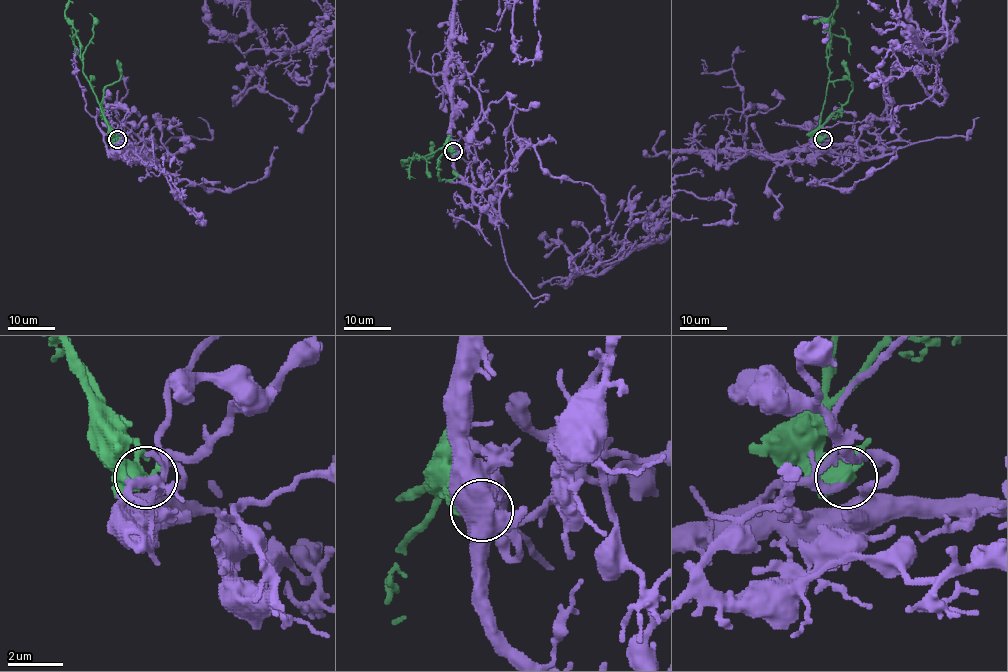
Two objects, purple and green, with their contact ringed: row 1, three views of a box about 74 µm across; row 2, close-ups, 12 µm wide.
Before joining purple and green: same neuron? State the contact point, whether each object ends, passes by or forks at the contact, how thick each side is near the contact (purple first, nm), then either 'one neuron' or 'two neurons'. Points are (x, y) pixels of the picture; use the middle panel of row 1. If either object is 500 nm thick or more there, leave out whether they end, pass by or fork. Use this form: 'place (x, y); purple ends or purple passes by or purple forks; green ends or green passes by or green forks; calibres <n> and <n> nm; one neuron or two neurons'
place (453, 151); purple forks; green passes by; calibres 170 and 480 nm; one neuron

